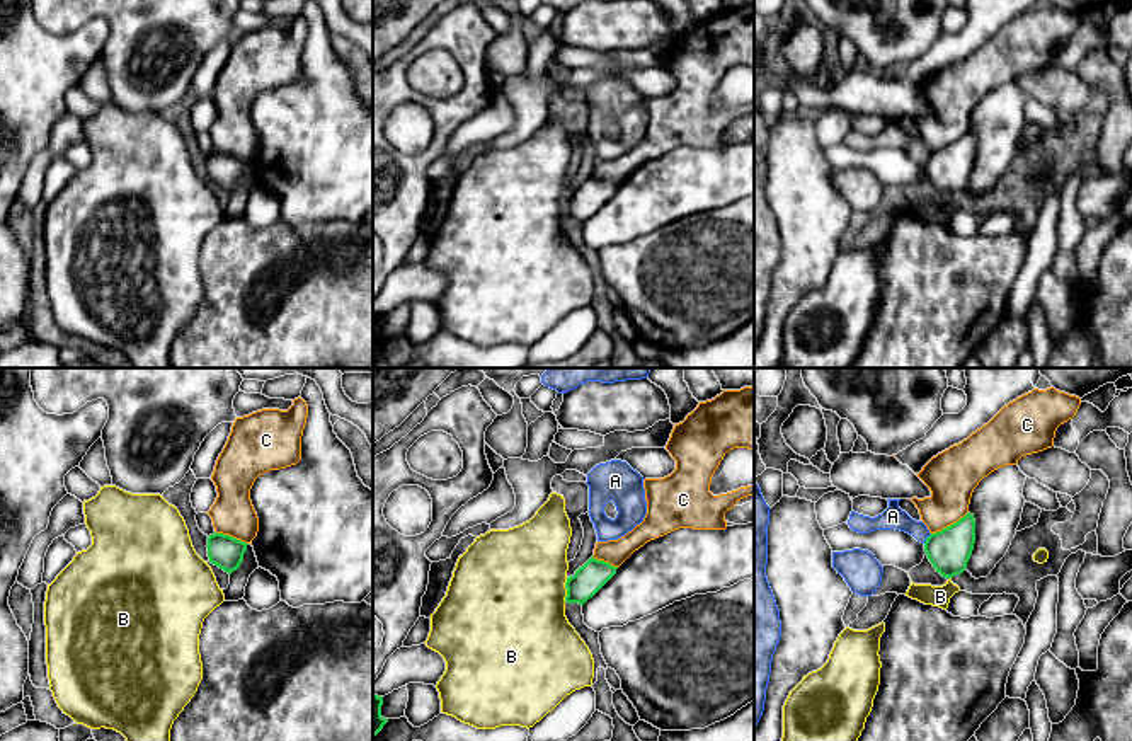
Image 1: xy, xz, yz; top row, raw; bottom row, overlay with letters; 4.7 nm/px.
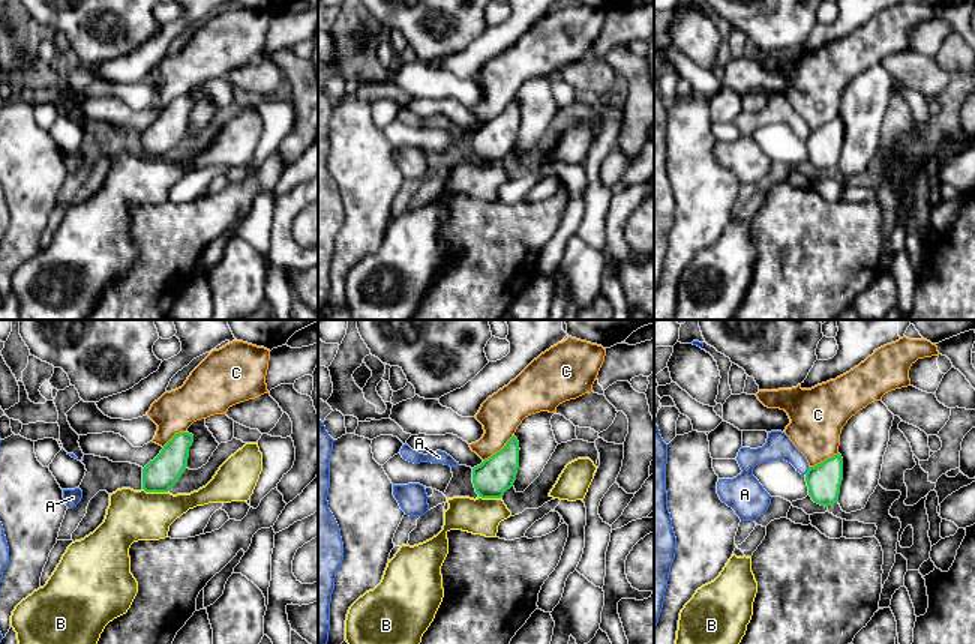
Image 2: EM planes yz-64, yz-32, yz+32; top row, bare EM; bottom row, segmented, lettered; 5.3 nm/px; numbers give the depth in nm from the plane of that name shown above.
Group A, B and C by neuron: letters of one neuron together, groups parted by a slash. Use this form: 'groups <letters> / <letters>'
groups A / B / C

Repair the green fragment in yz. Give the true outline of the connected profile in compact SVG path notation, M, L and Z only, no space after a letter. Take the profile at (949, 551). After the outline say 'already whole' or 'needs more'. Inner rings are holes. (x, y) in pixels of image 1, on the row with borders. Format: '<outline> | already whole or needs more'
M967 513L957 523L931 533L924 542L924 552L943 577L950 579L967 569L975 543L975 520Z | already whole

